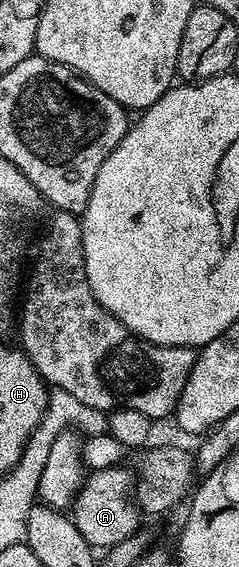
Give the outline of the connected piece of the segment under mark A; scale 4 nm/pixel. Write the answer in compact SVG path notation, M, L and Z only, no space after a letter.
M115 465L92 471L82 481L81 489L73 500L71 517L75 528L83 532L83 540L87 540L94 548L114 546L138 533L137 525L140 524L142 515L130 494L131 478L129 482L128 476L121 469L120 465Z

